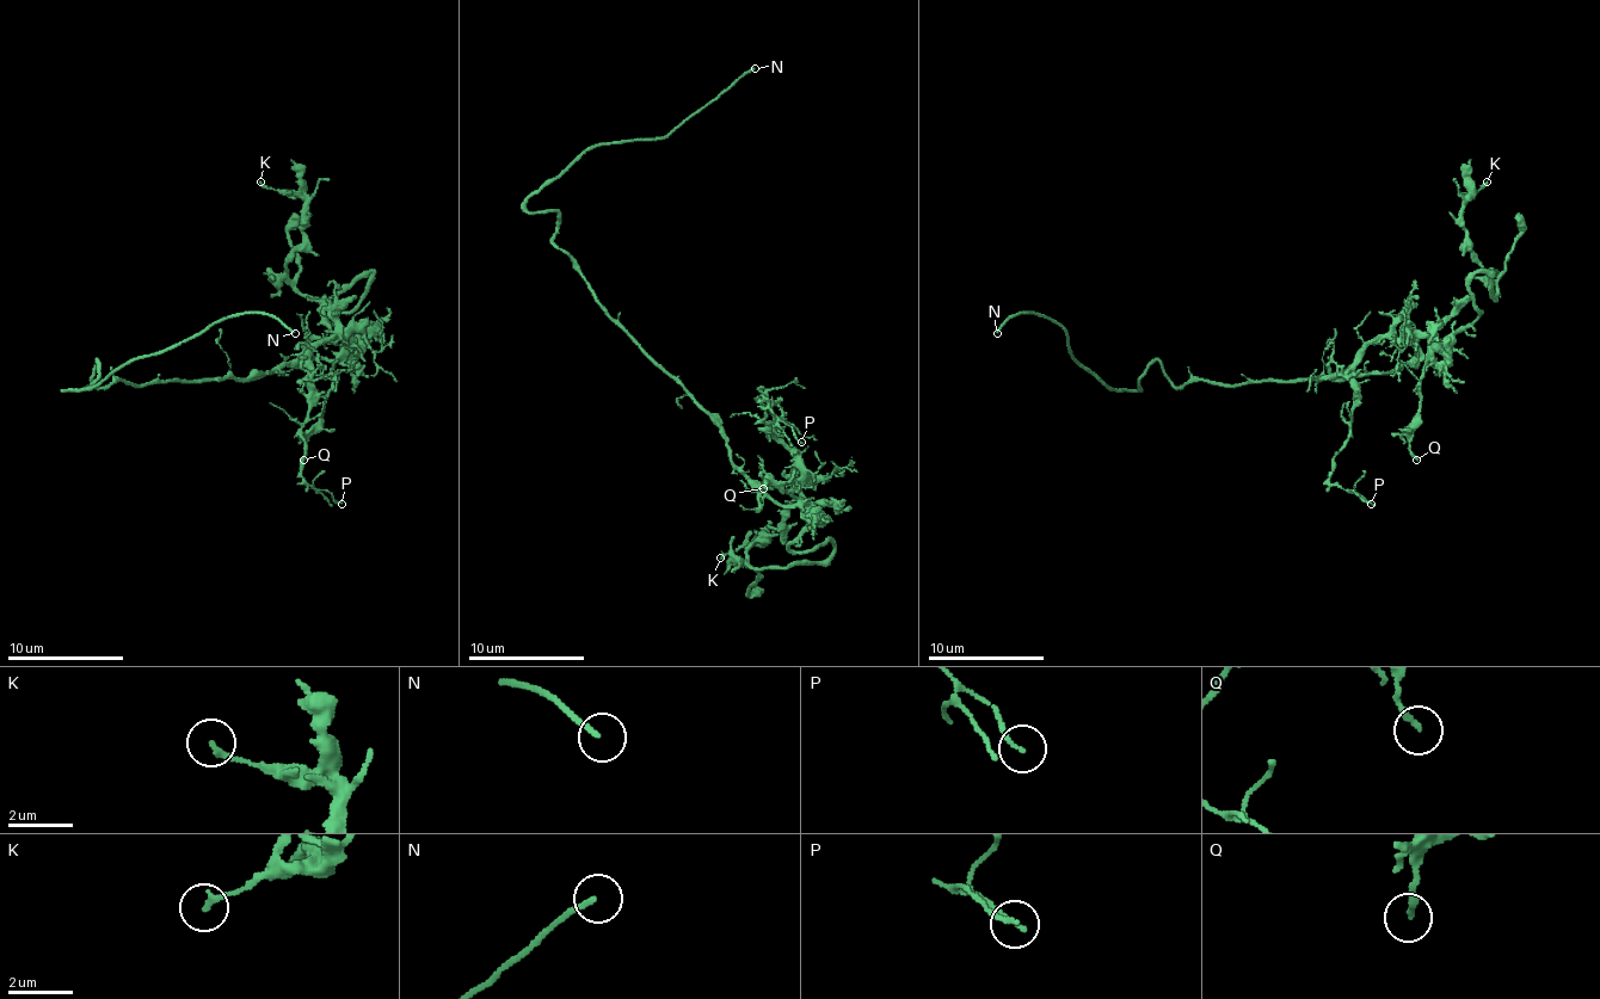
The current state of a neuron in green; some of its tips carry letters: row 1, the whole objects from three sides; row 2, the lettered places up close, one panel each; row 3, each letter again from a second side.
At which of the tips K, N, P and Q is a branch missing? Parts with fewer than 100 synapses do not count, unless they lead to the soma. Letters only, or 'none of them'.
N

